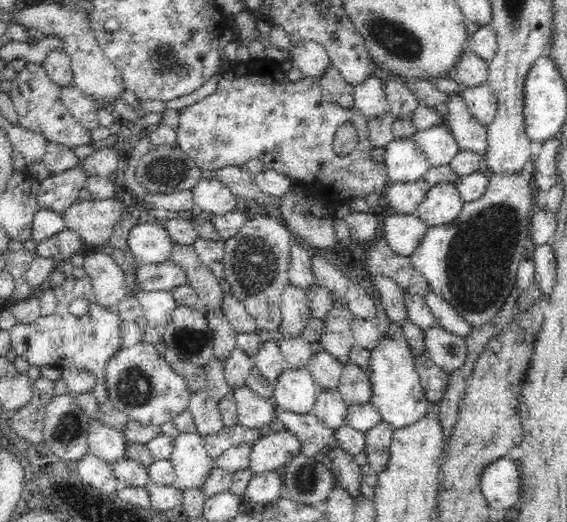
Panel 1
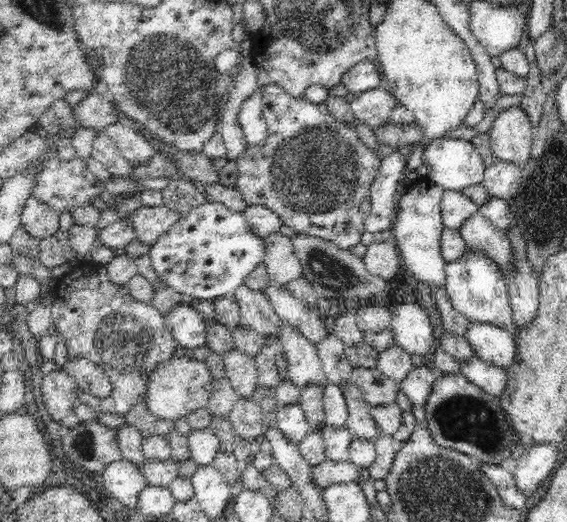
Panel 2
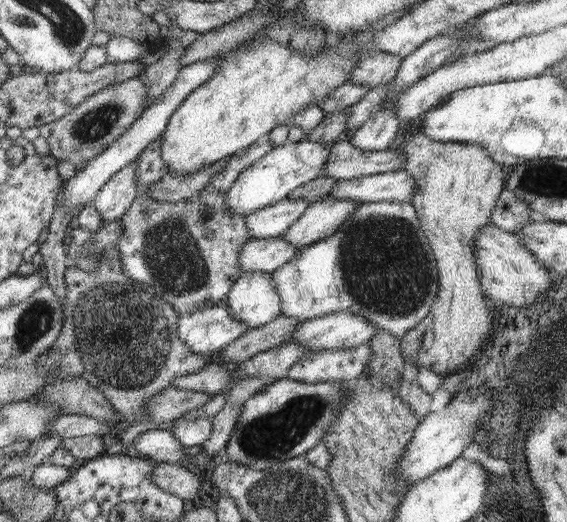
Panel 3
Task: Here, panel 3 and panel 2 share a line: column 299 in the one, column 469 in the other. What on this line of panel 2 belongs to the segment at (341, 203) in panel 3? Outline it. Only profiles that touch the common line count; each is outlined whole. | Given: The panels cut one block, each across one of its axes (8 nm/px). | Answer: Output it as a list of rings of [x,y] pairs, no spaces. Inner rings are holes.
[[[474,212],[458,230],[468,249],[480,251],[498,264],[504,279],[511,278],[514,253],[506,231],[494,226],[479,212]]]

